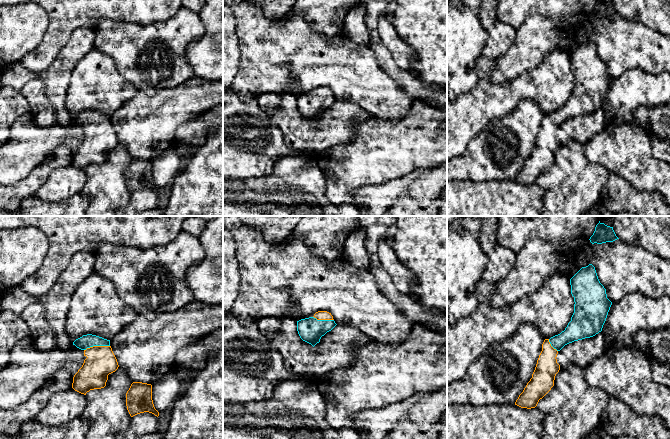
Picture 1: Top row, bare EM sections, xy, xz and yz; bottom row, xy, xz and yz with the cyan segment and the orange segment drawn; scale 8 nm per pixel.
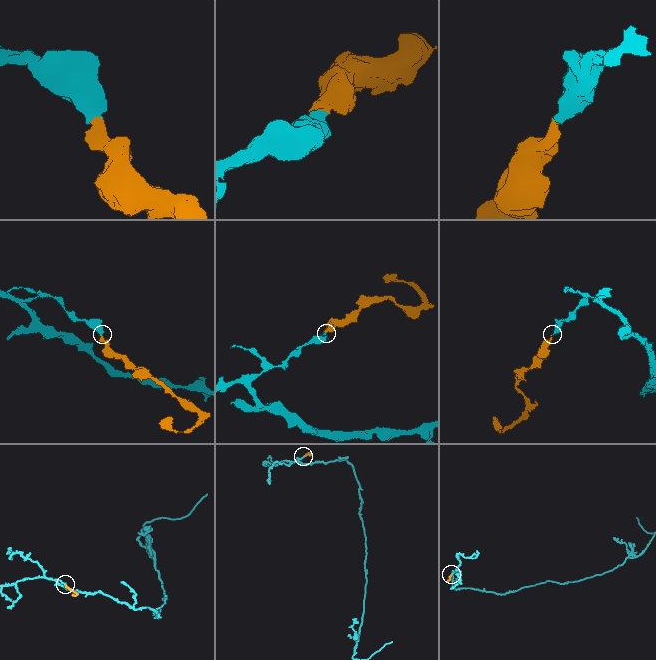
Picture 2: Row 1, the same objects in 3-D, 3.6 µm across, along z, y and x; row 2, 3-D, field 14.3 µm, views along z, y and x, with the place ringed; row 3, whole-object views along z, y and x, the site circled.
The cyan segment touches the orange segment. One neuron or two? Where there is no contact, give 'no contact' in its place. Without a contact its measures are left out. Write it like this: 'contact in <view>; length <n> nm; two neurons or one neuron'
contact in xy; length 220 nm; one neuron

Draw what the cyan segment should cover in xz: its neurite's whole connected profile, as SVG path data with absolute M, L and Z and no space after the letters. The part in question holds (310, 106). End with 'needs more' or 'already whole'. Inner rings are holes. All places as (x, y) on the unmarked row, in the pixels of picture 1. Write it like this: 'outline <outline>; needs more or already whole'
outline M318 87L313 93L297 97L297 107L303 117L314 123L320 118L321 113L331 107L336 101L331 89Z; needs more

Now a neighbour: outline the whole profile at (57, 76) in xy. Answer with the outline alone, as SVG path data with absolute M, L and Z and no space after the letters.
M86 27L77 28L72 33L68 42L59 52L53 63L44 72L39 74L33 73L23 67L20 62L16 62L4 68L1 81L3 85L18 89L21 85L31 79L38 77L43 78L45 80L46 95L56 111L57 123L61 125L70 125L73 122L73 118L70 116L65 106L67 88L71 79L72 71L76 64L92 49L94 49L94 40L94 29Z

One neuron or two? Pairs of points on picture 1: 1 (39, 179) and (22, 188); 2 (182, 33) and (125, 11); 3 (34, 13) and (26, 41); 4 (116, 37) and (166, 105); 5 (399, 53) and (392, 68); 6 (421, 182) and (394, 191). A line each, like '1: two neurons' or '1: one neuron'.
1: one neuron
2: two neurons
3: one neuron
4: two neurons
5: two neurons
6: one neuron

